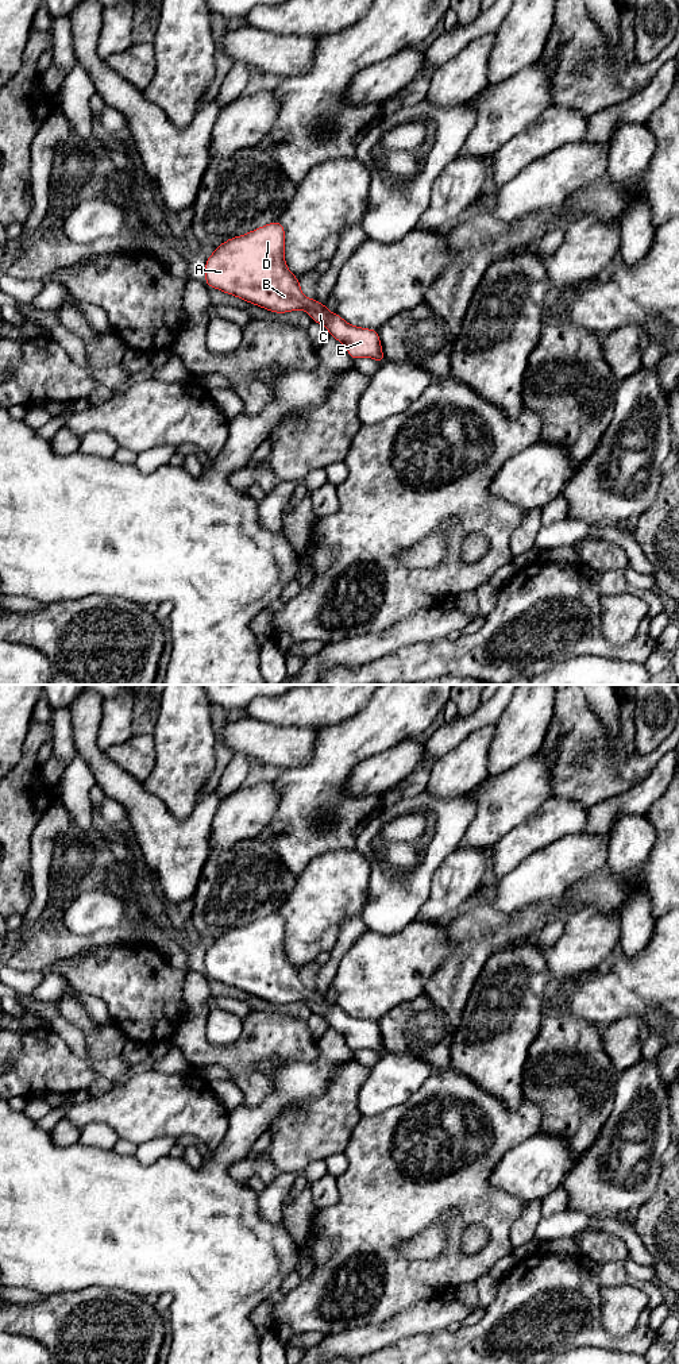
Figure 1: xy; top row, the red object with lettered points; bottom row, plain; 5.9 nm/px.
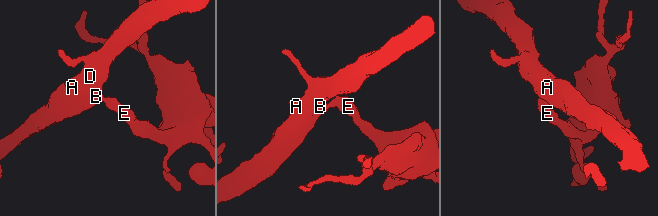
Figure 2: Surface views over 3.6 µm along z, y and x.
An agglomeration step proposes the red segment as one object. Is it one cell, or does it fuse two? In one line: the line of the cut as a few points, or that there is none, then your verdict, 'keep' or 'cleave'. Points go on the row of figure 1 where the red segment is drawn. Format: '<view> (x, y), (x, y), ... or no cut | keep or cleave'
no cut | keep

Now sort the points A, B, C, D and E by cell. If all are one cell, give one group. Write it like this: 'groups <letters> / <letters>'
groups A B C D E

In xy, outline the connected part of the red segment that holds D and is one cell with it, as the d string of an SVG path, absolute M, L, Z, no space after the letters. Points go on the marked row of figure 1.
M277 220L217 246L205 262L205 284L274 313L306 311L312 321L324 325L352 359L373 358L379 363L385 362L377 330L348 324L336 312L331 313L325 304L316 298L309 300L302 293L300 280L285 262L285 228Z

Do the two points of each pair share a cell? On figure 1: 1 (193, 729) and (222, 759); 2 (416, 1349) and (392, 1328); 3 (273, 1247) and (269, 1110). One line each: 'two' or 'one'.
1: two
2: two
3: one

